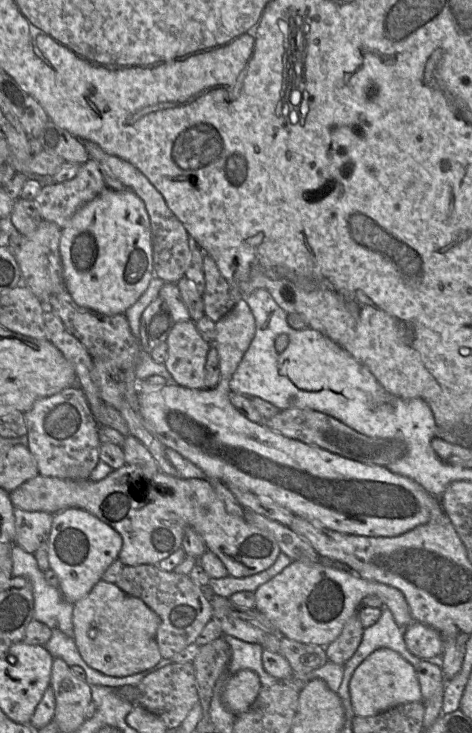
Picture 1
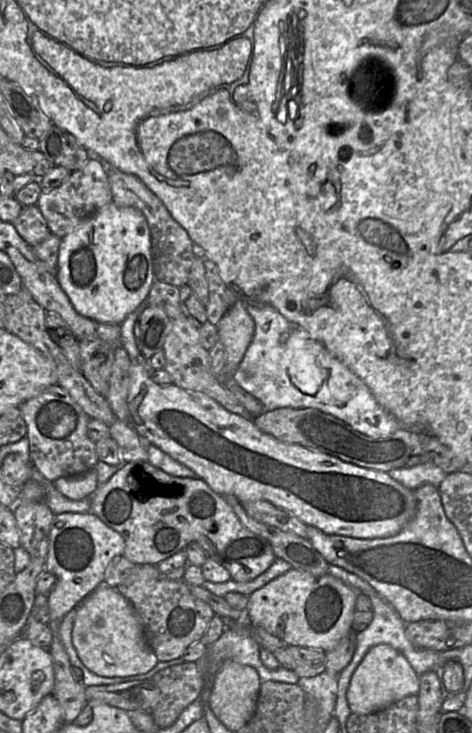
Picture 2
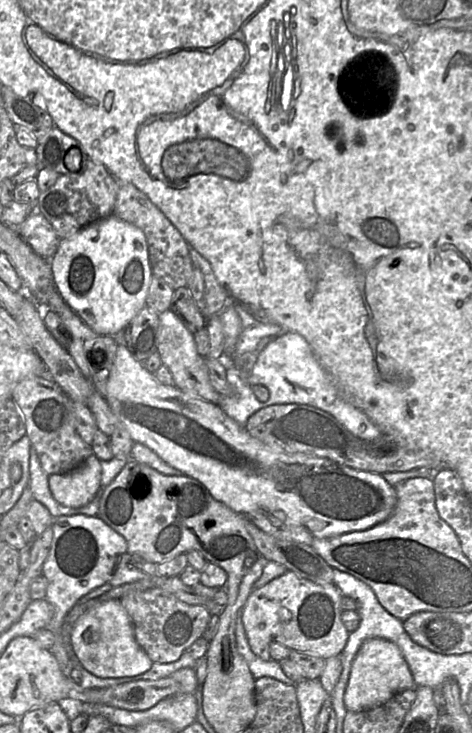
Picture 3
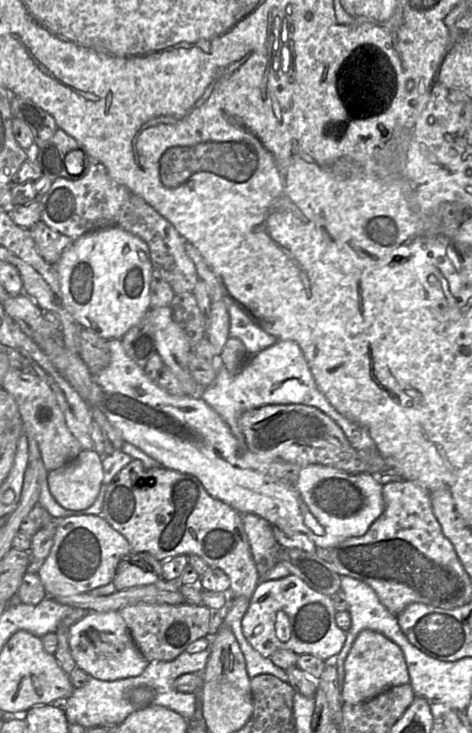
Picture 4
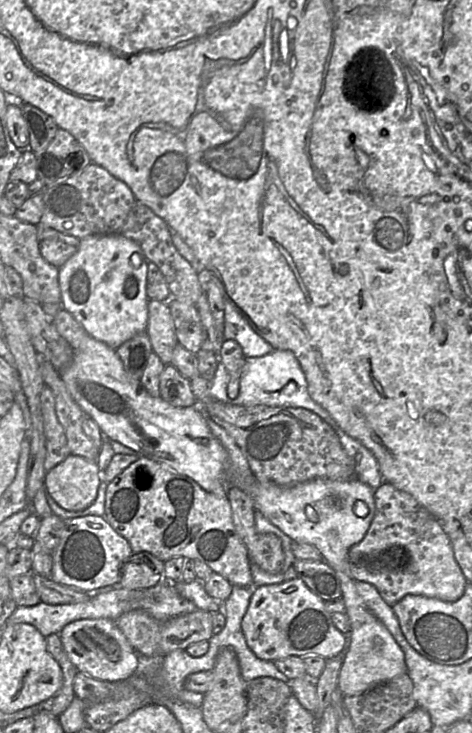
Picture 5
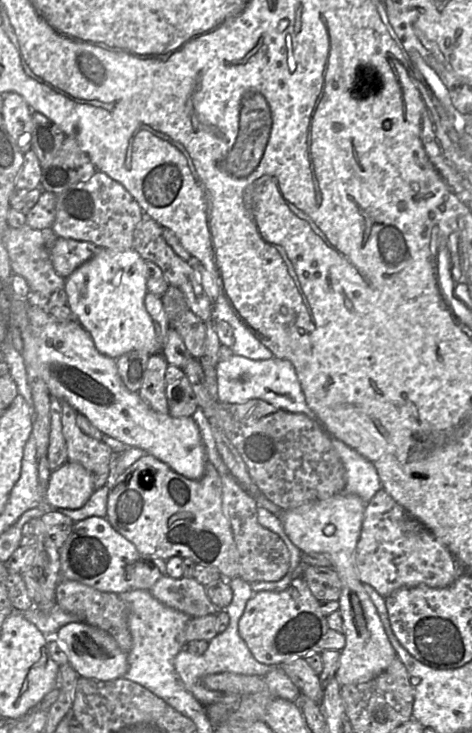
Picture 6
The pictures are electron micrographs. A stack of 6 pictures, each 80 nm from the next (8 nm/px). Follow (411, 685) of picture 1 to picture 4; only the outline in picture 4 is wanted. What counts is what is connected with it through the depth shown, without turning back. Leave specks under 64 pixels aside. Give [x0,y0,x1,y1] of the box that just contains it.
[342,629,410,704]

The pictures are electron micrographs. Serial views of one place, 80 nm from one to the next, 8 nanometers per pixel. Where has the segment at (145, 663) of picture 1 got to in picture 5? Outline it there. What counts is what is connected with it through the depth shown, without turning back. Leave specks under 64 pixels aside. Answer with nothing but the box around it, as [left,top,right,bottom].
[60,618,139,682]

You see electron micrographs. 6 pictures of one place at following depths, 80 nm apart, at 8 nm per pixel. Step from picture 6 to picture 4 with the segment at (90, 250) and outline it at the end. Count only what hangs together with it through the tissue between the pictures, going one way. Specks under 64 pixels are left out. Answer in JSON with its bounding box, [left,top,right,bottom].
[30,220,74,265]

